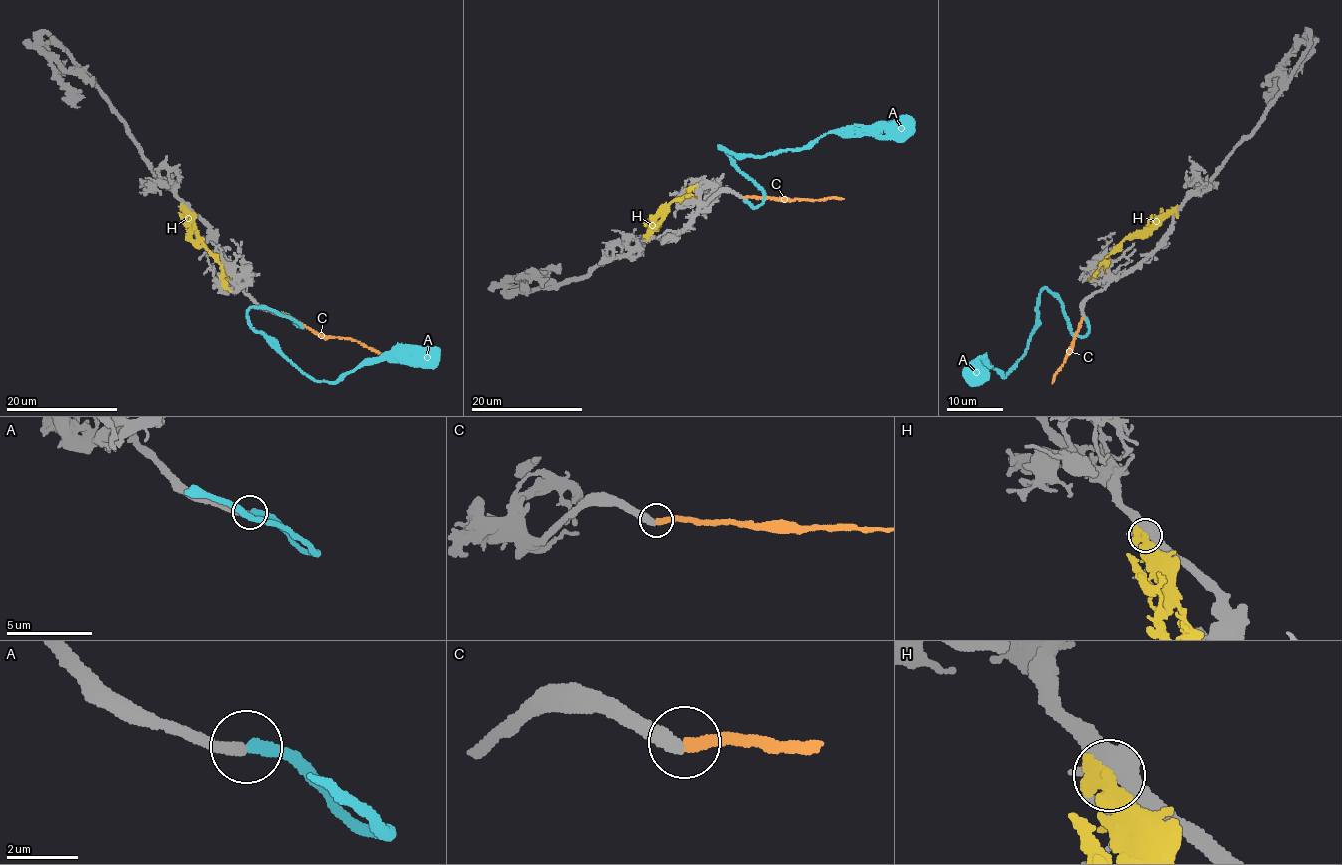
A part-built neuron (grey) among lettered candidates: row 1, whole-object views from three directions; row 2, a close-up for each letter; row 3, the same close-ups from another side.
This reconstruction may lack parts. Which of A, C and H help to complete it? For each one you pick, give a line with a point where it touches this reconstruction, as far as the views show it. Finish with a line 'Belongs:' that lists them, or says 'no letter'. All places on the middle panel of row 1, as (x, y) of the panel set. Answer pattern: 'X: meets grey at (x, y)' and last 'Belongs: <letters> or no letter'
A: meets grey at (743, 198)
Belongs: A

